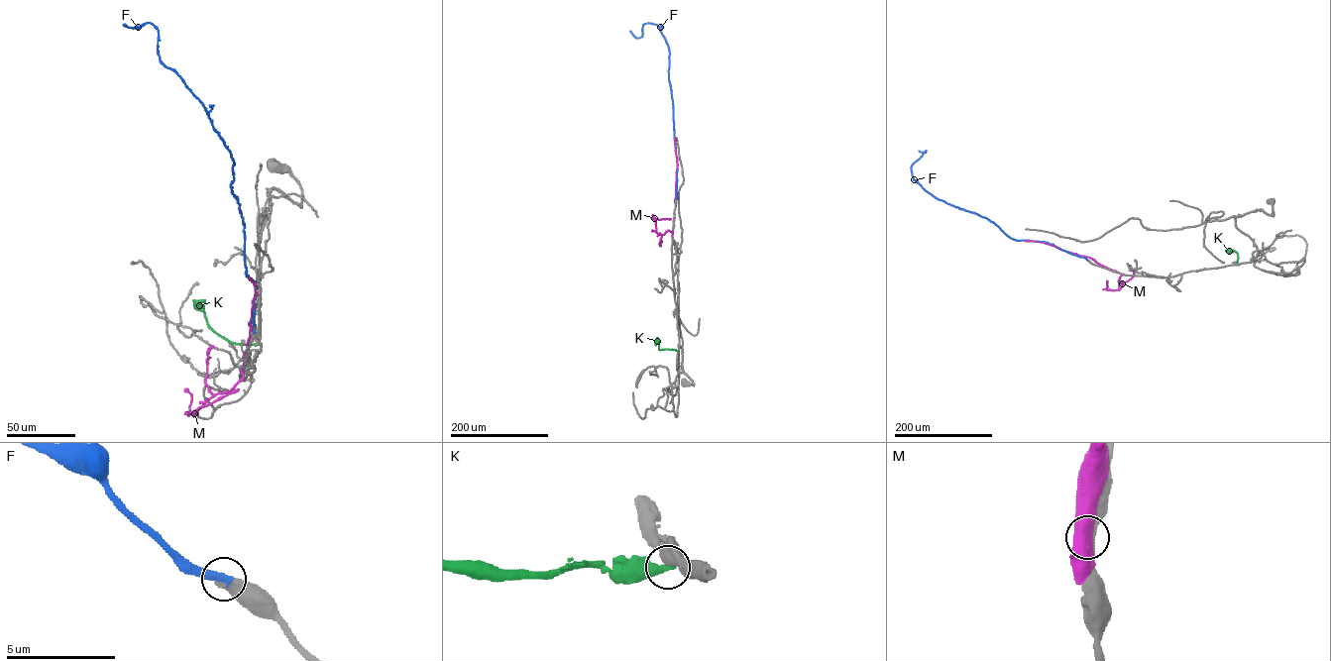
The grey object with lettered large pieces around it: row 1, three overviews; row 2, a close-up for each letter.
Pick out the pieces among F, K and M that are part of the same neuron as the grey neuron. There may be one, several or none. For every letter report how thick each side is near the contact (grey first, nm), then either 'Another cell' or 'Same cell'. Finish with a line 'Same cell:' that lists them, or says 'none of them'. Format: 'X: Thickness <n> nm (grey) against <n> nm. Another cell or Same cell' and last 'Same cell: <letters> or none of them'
F: Thickness 480 nm (grey) against 420 nm. Same cell
K: Thickness 440 nm (grey) against 480 nm. Another cell
M: Thickness 320 nm (grey) against 550 nm. Another cell
Same cell: F

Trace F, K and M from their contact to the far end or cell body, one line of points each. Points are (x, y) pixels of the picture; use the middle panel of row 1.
F: (676, 200), (677, 164), (668, 47), (656, 25), (644, 24), (639, 38), (630, 31)
K: (678, 351), (659, 349), (657, 337)
M: (672, 235), (677, 167), (674, 137)

